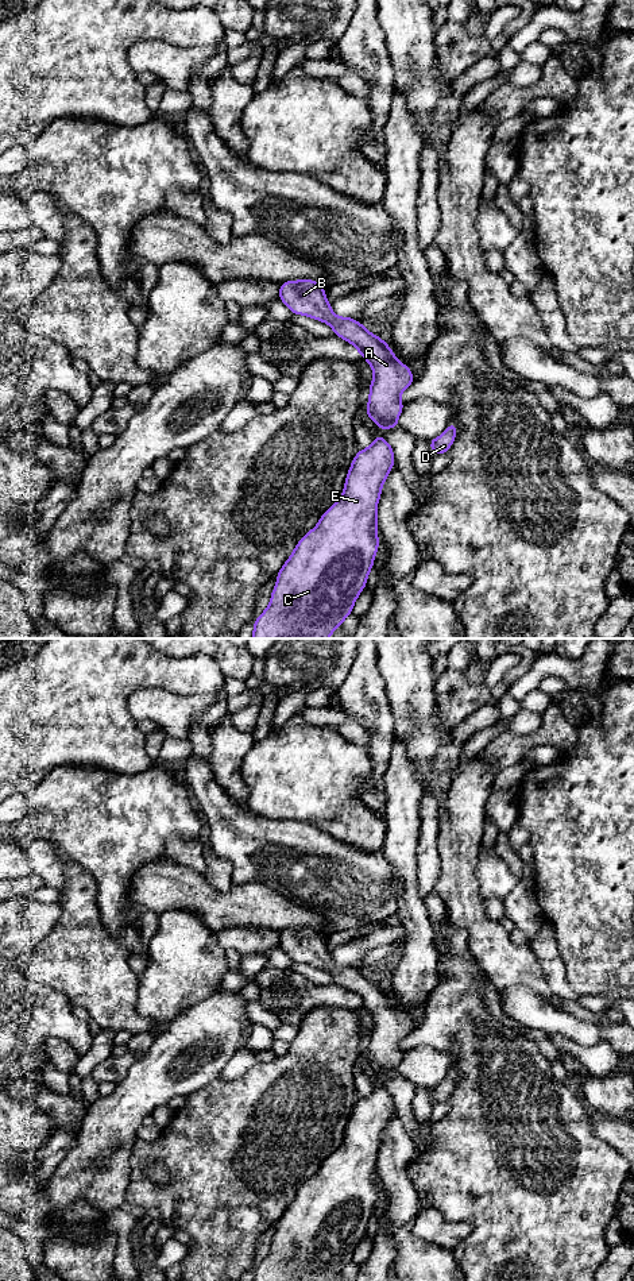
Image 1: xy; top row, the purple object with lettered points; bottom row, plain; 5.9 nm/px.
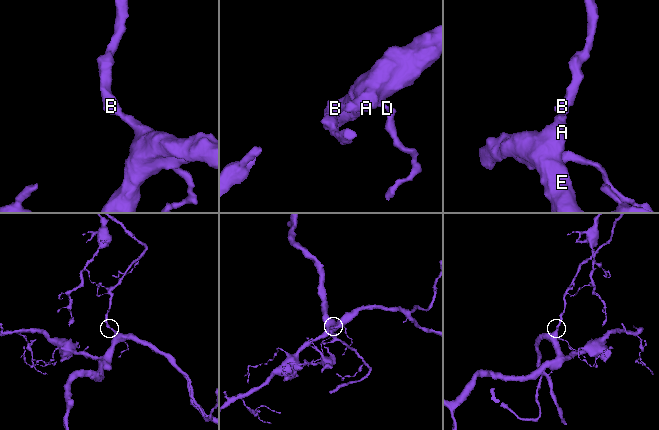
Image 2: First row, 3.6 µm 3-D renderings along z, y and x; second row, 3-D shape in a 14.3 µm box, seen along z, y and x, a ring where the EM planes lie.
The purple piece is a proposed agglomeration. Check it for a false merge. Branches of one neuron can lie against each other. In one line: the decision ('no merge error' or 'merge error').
no merge error

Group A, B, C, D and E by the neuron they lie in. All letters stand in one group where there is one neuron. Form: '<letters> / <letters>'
A B C D E

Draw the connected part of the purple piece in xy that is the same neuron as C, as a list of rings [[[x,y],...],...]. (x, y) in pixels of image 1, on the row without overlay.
[[[375,1083],[368,1096],[359,1097],[348,1118],[341,1145],[298,1189],[277,1222],[267,1257],[252,1270],[254,1281],[333,1281],[343,1273],[374,1215],[379,1196],[376,1155],[383,1130],[394,1111],[393,1095],[380,1083]]]

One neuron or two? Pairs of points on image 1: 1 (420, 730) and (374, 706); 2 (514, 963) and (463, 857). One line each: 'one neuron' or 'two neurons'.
1: two neurons
2: one neuron

